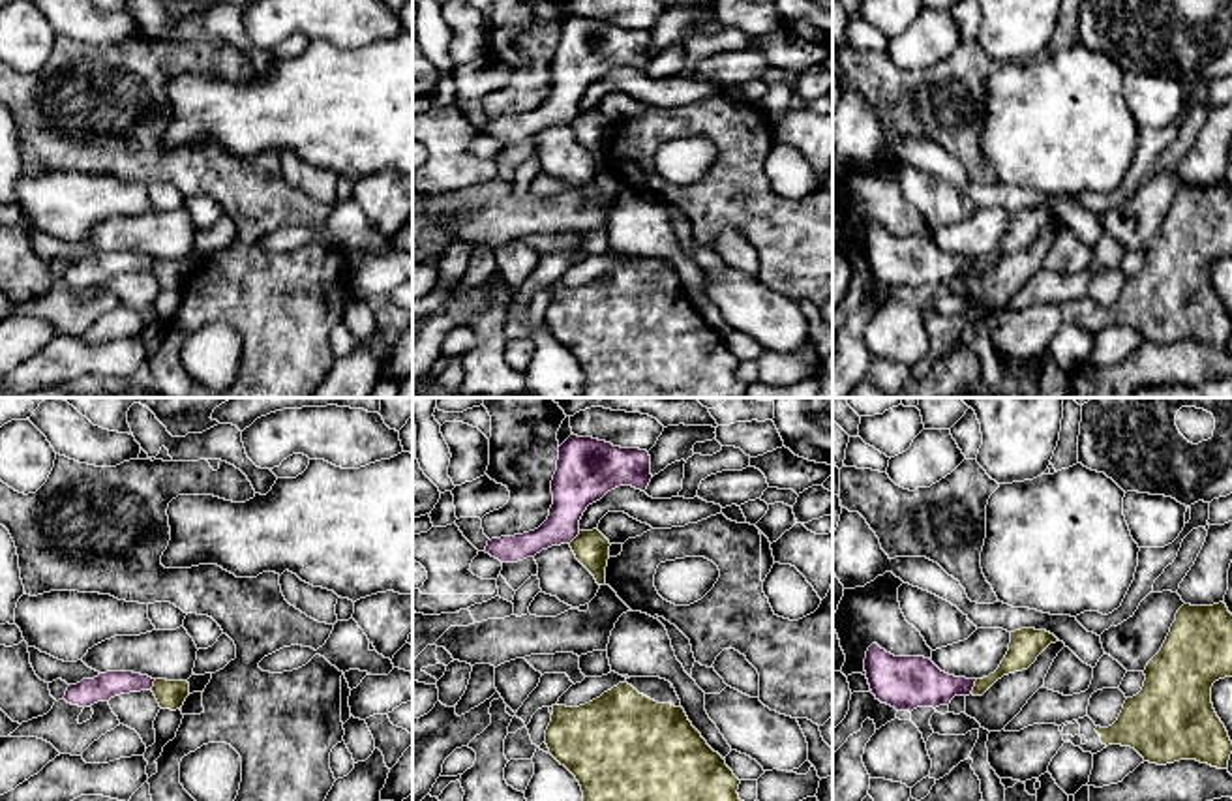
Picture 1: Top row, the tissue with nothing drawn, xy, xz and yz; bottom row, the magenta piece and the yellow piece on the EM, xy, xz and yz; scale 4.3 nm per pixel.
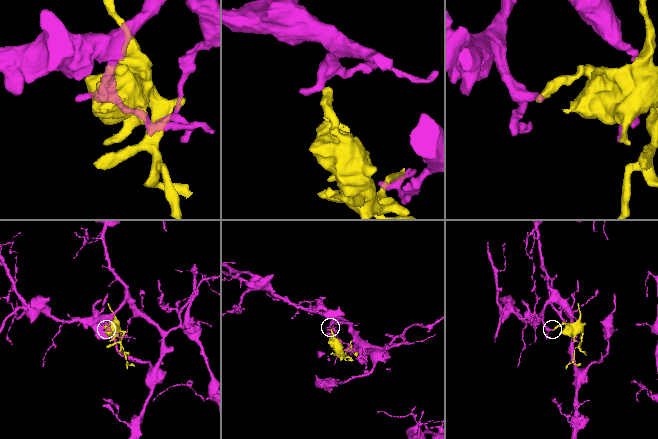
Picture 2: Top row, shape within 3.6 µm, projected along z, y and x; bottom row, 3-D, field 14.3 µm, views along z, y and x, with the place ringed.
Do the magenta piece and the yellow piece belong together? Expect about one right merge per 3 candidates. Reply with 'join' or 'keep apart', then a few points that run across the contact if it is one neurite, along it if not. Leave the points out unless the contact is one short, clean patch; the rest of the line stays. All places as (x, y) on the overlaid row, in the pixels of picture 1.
keep apart; line yz (977, 680), (970, 693)

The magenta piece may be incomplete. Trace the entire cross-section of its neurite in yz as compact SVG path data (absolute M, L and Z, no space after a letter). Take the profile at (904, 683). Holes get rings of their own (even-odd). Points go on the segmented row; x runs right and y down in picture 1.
M872 643L864 672L872 694L896 711L949 705L954 696L969 696L977 679L941 672L924 657L894 657Z

